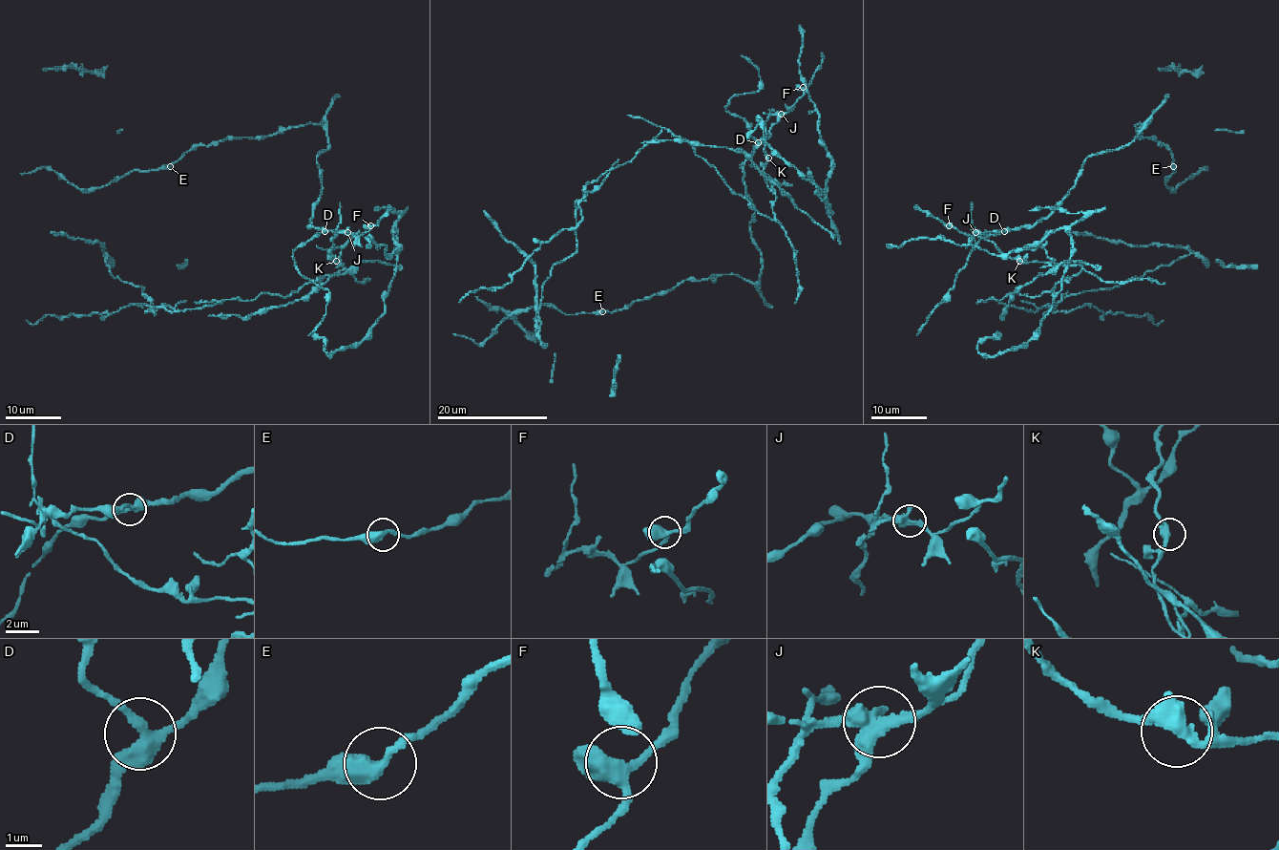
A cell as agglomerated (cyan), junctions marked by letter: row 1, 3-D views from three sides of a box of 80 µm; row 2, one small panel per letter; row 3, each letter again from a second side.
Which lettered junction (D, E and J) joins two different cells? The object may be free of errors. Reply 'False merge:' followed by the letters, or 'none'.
False merge: J

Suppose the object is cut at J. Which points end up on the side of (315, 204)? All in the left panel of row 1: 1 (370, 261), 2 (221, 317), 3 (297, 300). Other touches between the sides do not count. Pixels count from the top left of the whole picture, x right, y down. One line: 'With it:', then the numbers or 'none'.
With it: 1, 2, 3

